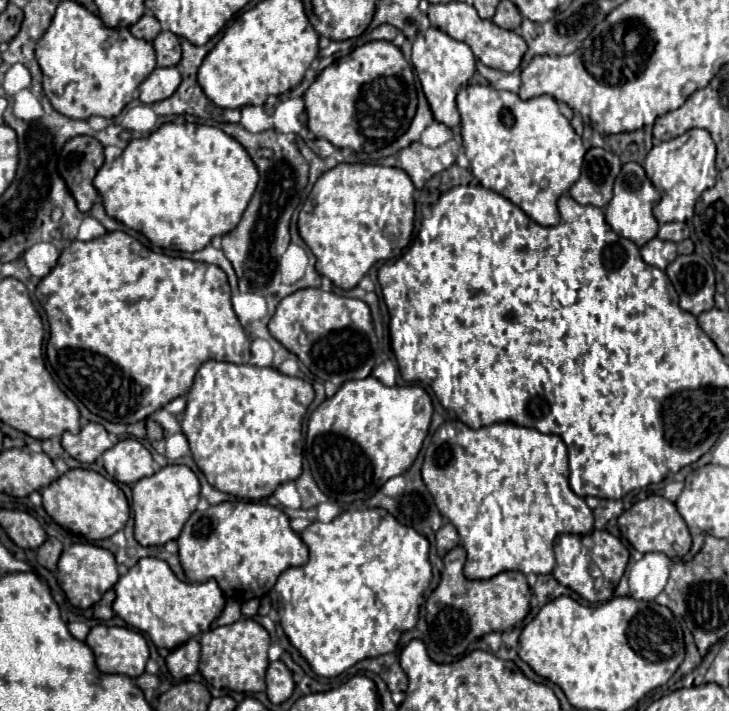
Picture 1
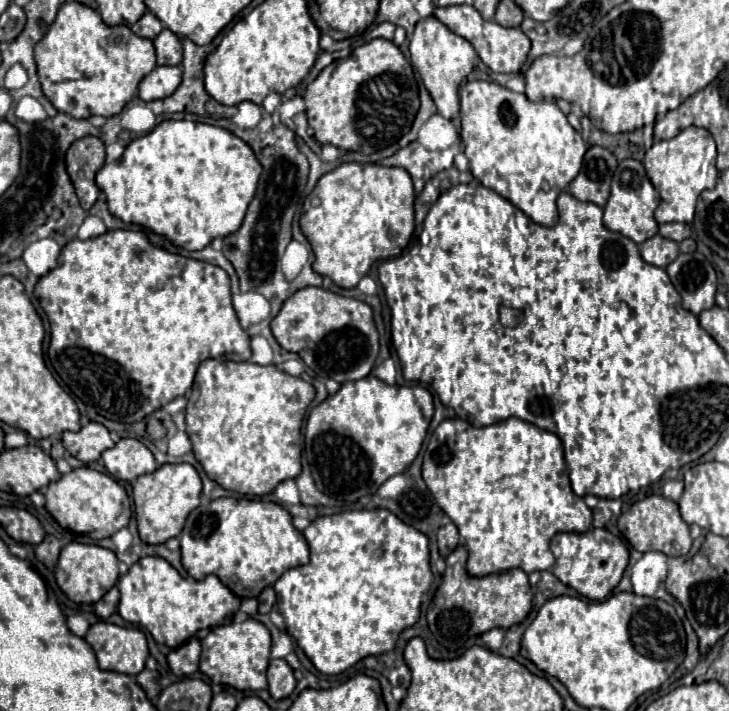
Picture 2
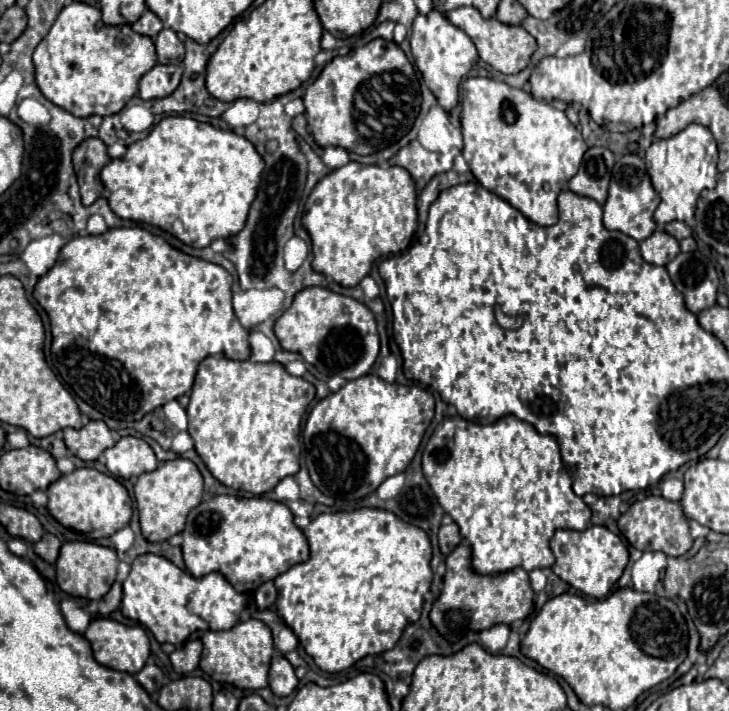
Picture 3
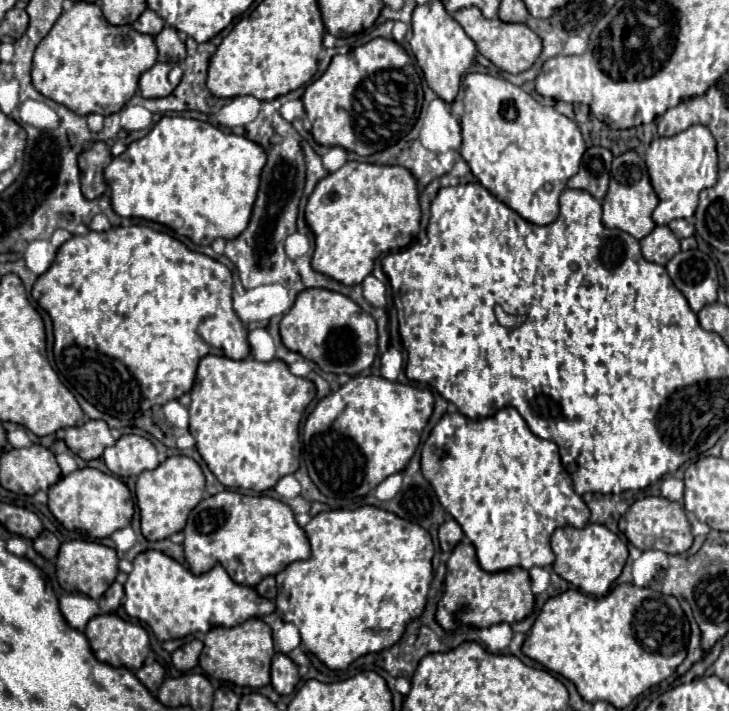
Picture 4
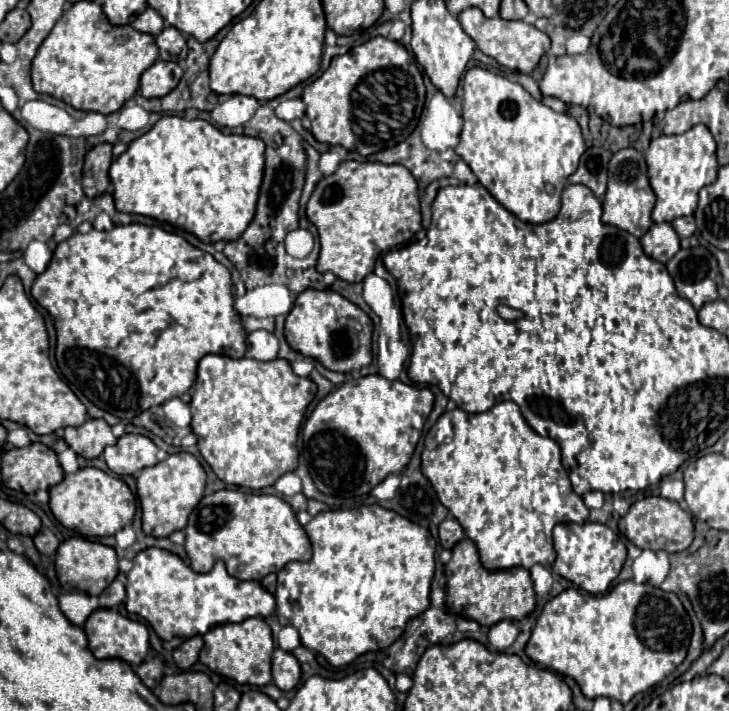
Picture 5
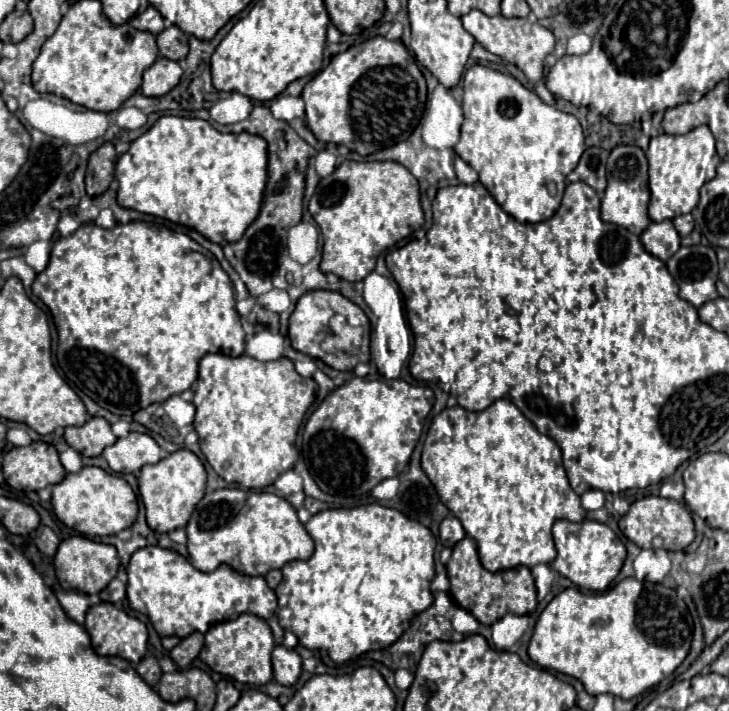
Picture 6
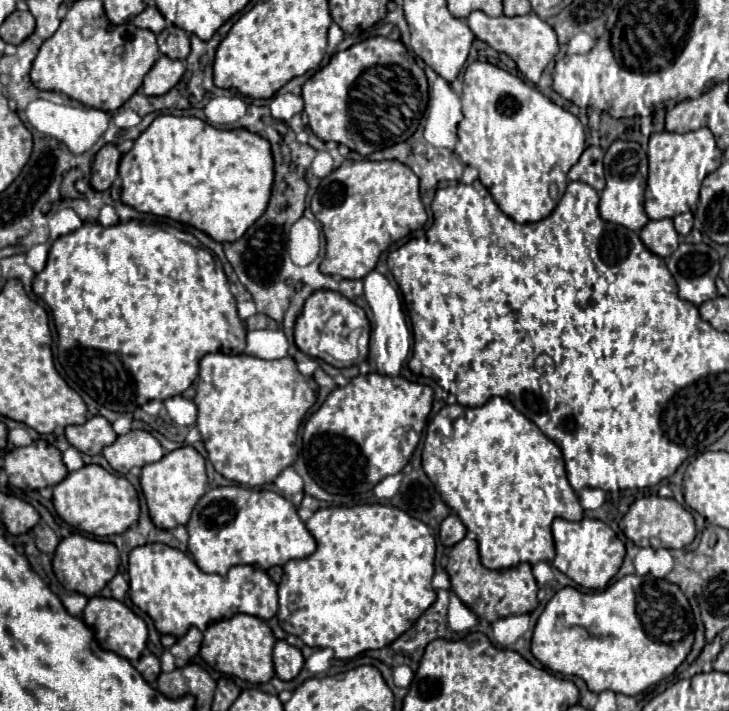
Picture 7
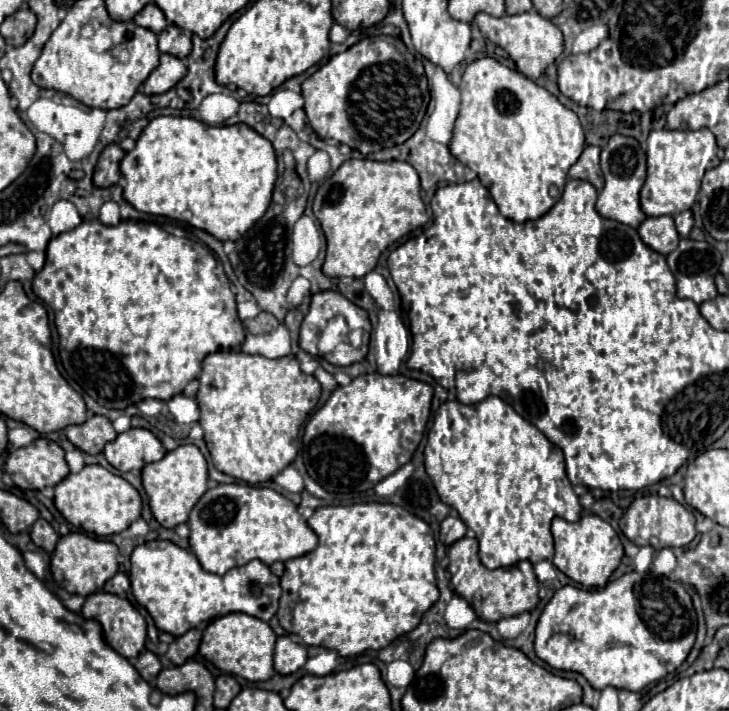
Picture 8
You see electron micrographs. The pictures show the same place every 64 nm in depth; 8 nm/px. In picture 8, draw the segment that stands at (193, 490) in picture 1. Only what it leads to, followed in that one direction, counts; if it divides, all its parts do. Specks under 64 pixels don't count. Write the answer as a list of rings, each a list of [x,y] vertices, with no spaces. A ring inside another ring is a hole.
[[[182,444],[158,462],[148,464],[142,470],[142,484],[150,500],[152,514],[164,528],[176,528],[178,524],[188,522],[190,510],[208,490],[208,464],[204,454],[194,444]]]

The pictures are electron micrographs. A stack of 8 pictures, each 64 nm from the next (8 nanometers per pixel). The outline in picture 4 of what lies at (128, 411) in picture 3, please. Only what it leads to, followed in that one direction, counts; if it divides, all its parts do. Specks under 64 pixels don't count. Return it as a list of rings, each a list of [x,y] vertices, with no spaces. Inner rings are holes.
[[[118,226],[118,228],[110,228],[106,232],[88,232],[86,236],[72,236],[68,242],[64,242],[54,258],[54,264],[48,268],[48,272],[44,272],[34,288],[32,288],[32,298],[50,314],[52,324],[54,324],[54,362],[56,368],[60,372],[60,376],[78,392],[82,394],[92,406],[96,406],[100,412],[106,412],[114,418],[132,422],[138,416],[142,416],[144,412],[150,410],[150,406],[156,404],[166,404],[170,400],[178,400],[182,394],[190,392],[192,384],[194,384],[194,374],[198,368],[198,362],[208,356],[208,354],[218,354],[218,356],[226,356],[232,360],[244,360],[250,356],[250,348],[248,348],[248,330],[242,324],[242,320],[236,316],[234,308],[232,308],[232,274],[230,270],[220,264],[218,260],[200,254],[200,252],[192,252],[188,250],[180,240],[172,238],[166,232],[158,232],[152,230],[148,226]]]

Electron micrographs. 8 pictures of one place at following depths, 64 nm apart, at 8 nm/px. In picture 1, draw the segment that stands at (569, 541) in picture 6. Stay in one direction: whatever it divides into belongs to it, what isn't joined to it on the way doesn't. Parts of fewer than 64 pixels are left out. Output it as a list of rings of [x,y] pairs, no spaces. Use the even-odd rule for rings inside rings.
[[[592,530],[590,534],[560,534],[554,540],[556,568],[554,578],[586,598],[588,602],[604,602],[610,600],[618,580],[622,578],[628,564],[628,550],[622,546],[618,538],[614,538],[606,530]]]

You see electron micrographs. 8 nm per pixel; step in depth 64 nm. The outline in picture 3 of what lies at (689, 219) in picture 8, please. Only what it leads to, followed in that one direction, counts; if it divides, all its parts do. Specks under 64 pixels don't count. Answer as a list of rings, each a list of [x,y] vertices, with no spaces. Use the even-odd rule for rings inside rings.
[[[668,222],[666,226],[664,226],[664,230],[668,232],[668,234],[672,234],[676,240],[682,240],[682,238],[688,238],[688,236],[692,236],[692,228],[688,226],[688,224],[684,224],[684,222]]]

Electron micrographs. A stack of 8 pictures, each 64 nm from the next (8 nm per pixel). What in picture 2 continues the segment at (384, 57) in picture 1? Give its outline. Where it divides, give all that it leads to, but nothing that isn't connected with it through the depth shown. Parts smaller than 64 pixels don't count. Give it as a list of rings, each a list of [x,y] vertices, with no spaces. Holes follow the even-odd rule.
[[[384,38],[352,50],[344,60],[334,60],[304,92],[308,124],[320,144],[372,154],[396,144],[412,126],[420,108],[418,84],[410,62],[400,48]]]

